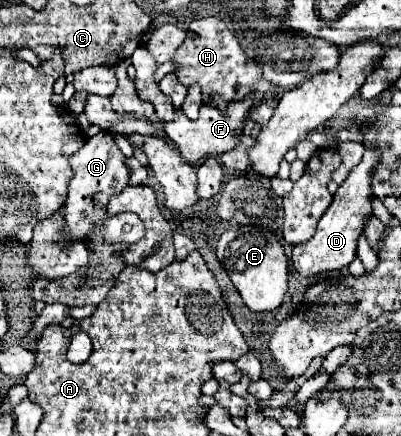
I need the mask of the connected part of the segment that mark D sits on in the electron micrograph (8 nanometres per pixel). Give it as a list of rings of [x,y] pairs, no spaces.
[[[365,151],[361,163],[357,167],[353,167],[353,171],[345,179],[345,183],[337,189],[331,207],[325,211],[325,215],[321,217],[321,221],[317,225],[315,235],[309,241],[293,247],[293,265],[303,277],[311,277],[311,275],[317,275],[323,271],[341,269],[355,259],[357,237],[363,231],[365,217],[371,215],[371,201],[369,201],[373,197],[371,171],[375,169],[377,161],[379,161],[379,153]]]

